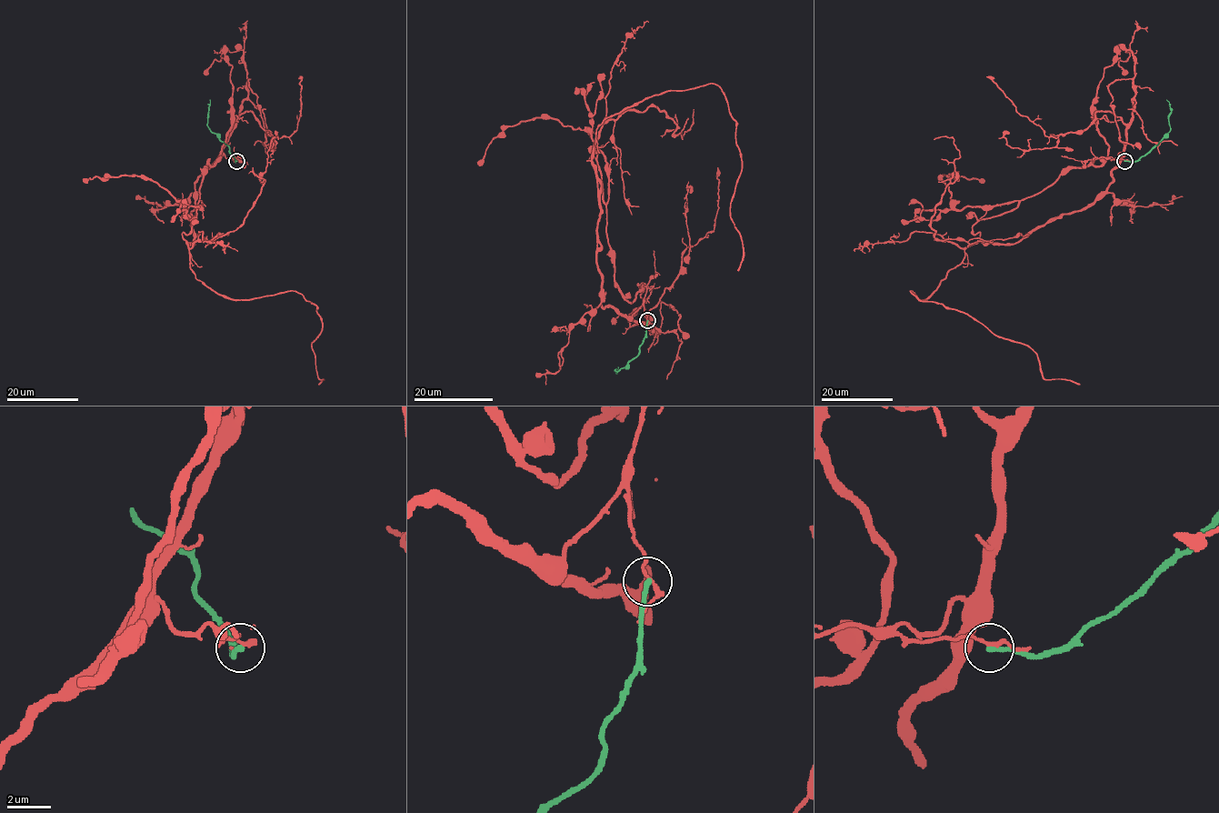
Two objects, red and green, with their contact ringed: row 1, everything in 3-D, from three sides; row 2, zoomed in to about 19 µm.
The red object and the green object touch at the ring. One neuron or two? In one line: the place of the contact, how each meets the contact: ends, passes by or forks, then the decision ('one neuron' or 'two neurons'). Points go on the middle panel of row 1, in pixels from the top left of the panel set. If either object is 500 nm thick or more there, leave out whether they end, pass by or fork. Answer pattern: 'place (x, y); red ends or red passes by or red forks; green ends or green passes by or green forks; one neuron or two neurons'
place (647, 320); red passes by; green ends; two neurons

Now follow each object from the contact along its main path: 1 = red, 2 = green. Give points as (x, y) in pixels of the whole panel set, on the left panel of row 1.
1: (236, 160), (222, 154), (194, 184), (189, 266), (233, 299), (296, 291), (314, 303), (318, 385)
2: (236, 160), (229, 154), (229, 148), (207, 125), (210, 100)

